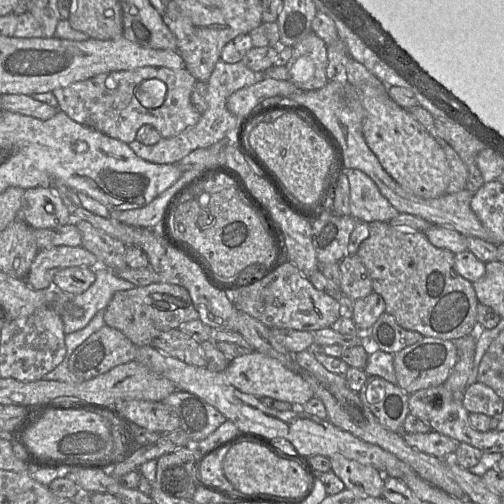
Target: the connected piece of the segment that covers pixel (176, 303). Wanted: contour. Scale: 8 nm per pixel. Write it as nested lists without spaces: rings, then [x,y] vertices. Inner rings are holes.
[[[154,282],[130,290],[118,291],[104,313],[105,324],[121,331],[138,347],[151,345],[161,333],[198,318],[198,312],[188,291],[182,286],[166,282]]]

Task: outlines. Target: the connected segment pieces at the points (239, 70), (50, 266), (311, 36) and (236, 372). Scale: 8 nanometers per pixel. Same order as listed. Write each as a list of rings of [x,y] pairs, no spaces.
[[[220,58],[207,81],[207,110],[201,114],[196,125],[186,128],[173,137],[161,137],[160,141],[154,145],[145,145],[137,140],[132,141],[128,145],[137,156],[148,162],[155,164],[177,164],[182,158],[195,149],[208,148],[224,138],[230,139],[239,119],[227,109],[227,98],[235,91],[260,82],[264,78],[264,72],[254,72],[247,68],[242,61],[229,64]]]
[[[82,245],[42,249],[37,253],[24,280],[34,290],[48,289],[53,287],[53,278],[58,271],[74,266],[96,268],[99,262],[96,256]]]
[[[311,31],[293,46],[292,56],[285,65],[288,81],[298,91],[318,90],[329,81],[326,76],[327,64],[327,45]]]
[[[256,351],[235,357],[223,373],[227,383],[257,398],[269,397],[300,407],[314,397],[310,385],[300,375],[287,369],[280,361]]]

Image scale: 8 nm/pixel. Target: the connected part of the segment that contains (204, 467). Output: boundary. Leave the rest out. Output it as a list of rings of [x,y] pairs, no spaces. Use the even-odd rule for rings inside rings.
[[[226,446],[208,455],[199,466],[198,477],[204,485],[214,491],[230,491],[242,498],[245,495],[237,491],[224,474],[223,460],[229,449],[230,446]]]

